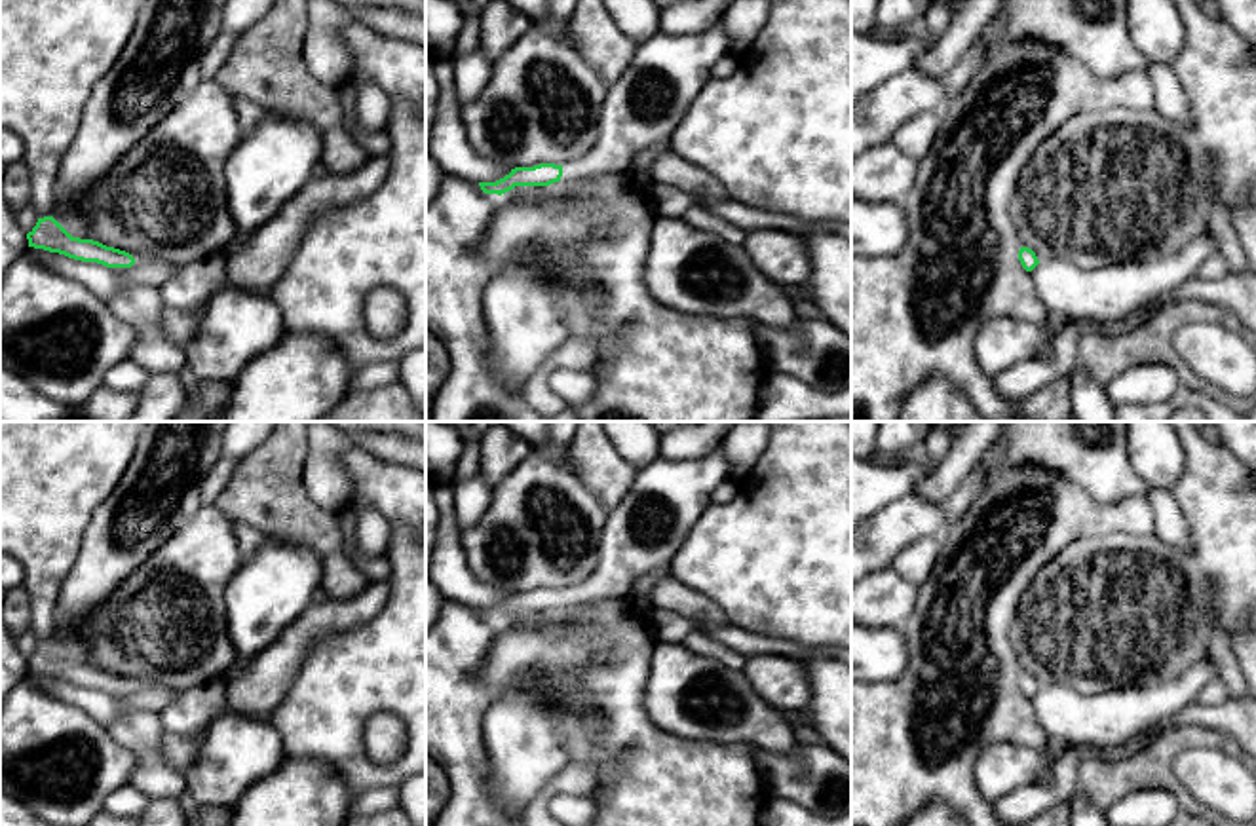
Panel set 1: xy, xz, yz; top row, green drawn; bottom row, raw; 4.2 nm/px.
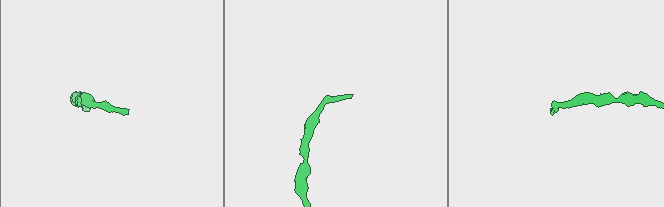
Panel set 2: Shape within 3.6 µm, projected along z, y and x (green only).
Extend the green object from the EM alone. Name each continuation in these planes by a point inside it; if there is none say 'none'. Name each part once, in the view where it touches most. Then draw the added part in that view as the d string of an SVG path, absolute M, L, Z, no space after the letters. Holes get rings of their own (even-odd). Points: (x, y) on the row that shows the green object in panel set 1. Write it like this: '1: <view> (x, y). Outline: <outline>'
1: xz (643, 107). Outline: M722 17L699 34L657 32L638 42L627 70L608 85L600 118L599 141L589 154L562 167L561 180L572 182L597 175L631 169L635 156L648 146L669 142L682 116L711 80L713 66L730 53L730 40Z

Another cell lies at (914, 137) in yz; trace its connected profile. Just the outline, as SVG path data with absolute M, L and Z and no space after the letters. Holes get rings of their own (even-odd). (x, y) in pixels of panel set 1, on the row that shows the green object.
M922 112L904 122L891 137L891 142L908 158L922 161L935 142L941 127L941 114Z

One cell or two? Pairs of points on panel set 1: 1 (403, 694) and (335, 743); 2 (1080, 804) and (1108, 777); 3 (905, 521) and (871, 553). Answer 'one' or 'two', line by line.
1: one
2: two
3: one

